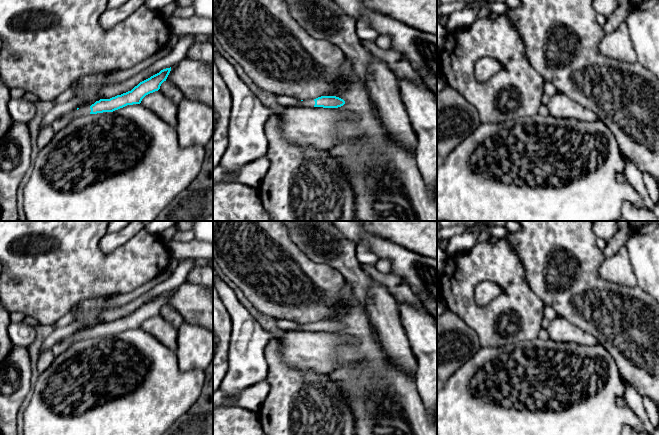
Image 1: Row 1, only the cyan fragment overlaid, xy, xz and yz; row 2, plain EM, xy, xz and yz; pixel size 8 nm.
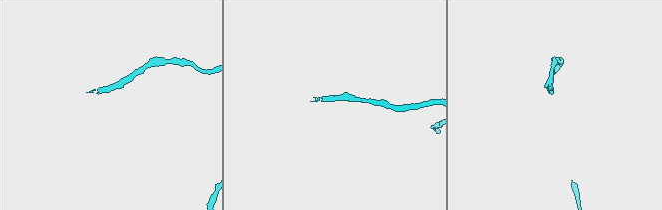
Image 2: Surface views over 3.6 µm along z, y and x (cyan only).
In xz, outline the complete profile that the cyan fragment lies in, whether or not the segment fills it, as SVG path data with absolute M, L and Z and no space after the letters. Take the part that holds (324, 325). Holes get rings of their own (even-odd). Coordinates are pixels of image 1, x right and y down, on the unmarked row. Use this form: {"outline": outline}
{"outline": "M321 320L316 323L303 324L299 330L302 331L323 331L338 332L345 328L345 325L336 320Z"}

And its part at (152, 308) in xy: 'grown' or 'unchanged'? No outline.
grown

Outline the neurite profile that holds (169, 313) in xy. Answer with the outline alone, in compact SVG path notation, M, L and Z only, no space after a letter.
M164 305L161 308L159 315L164 317L175 328L179 328L184 322L182 315L176 309L168 305Z

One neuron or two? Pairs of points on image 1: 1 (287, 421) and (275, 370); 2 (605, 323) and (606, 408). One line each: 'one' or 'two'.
1: one
2: two

